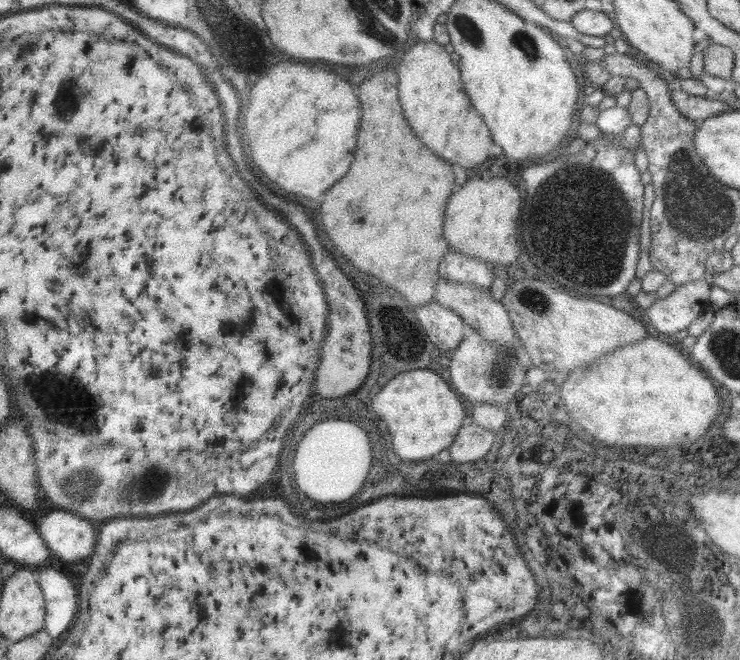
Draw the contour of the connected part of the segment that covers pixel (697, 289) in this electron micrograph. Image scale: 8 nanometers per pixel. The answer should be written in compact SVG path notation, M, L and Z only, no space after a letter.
M704 279L677 286L665 298L657 298L646 309L648 323L658 336L672 338L675 332L688 329L708 306L711 286Z

